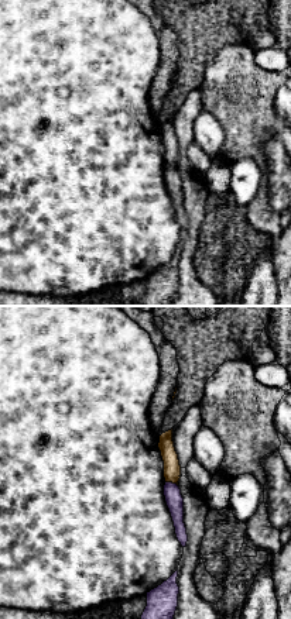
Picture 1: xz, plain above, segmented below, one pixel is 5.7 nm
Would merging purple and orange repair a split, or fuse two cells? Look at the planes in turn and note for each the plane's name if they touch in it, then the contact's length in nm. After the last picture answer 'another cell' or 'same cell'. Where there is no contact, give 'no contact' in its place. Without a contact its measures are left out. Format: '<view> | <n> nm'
xz | 80 nm

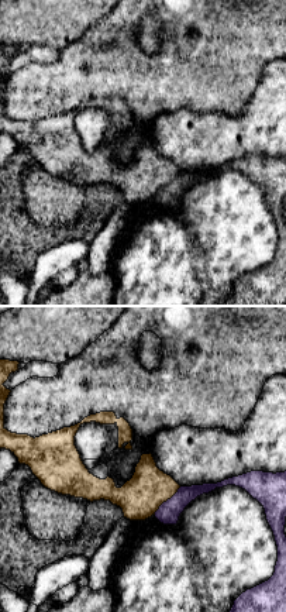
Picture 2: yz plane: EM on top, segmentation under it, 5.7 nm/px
yz | 220 nm

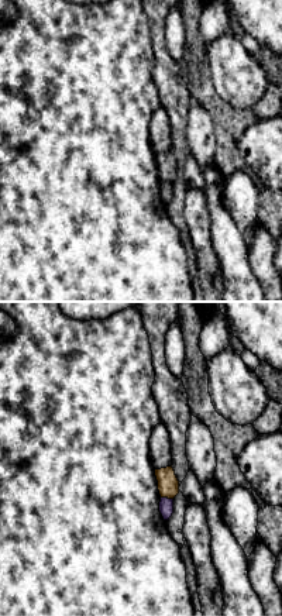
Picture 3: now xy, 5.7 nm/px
xy | 70 nm

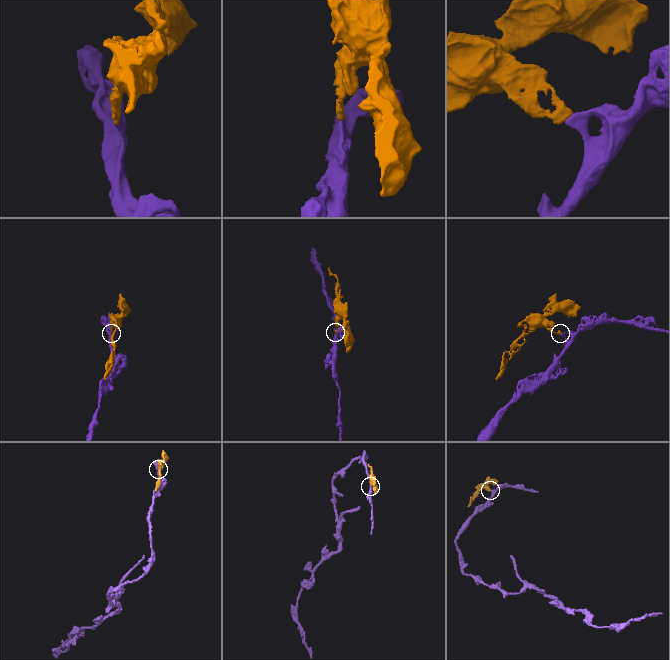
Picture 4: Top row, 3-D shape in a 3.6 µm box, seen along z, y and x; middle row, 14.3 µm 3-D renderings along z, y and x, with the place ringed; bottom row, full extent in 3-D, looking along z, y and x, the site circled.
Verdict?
another cell

